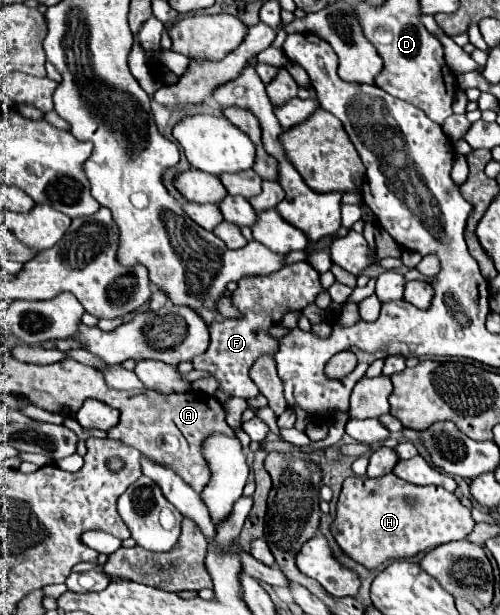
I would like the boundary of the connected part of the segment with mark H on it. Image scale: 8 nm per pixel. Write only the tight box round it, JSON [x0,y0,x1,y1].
[330,473,474,571]

